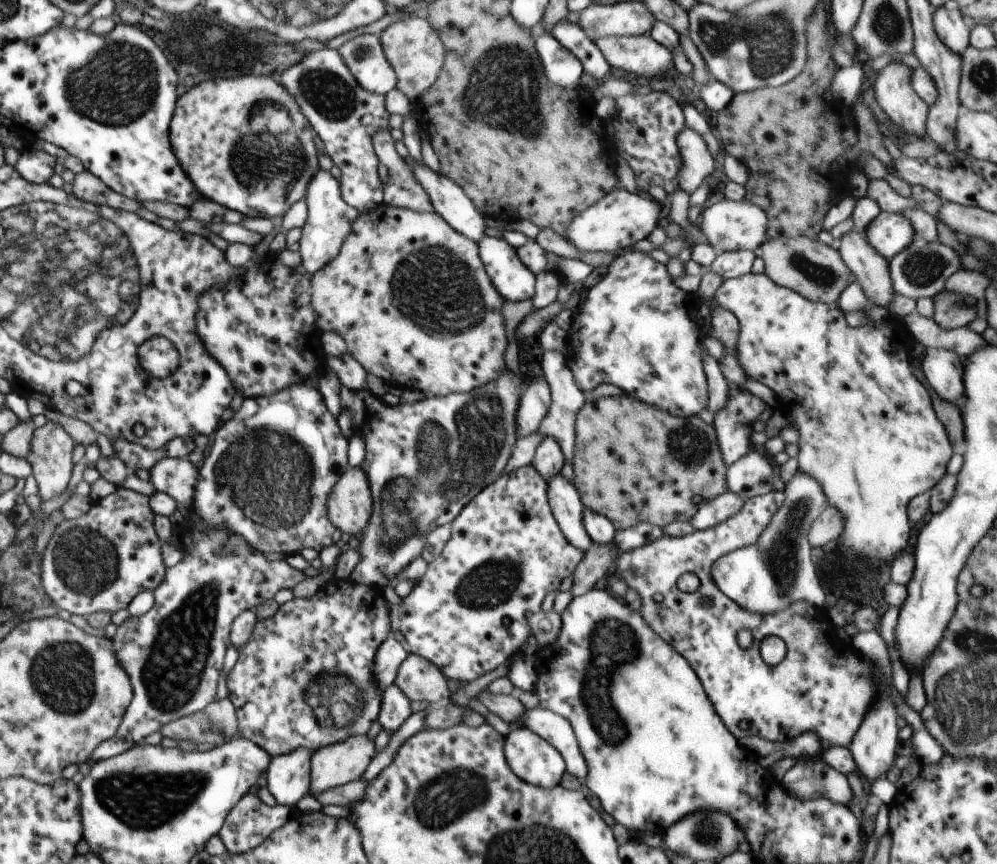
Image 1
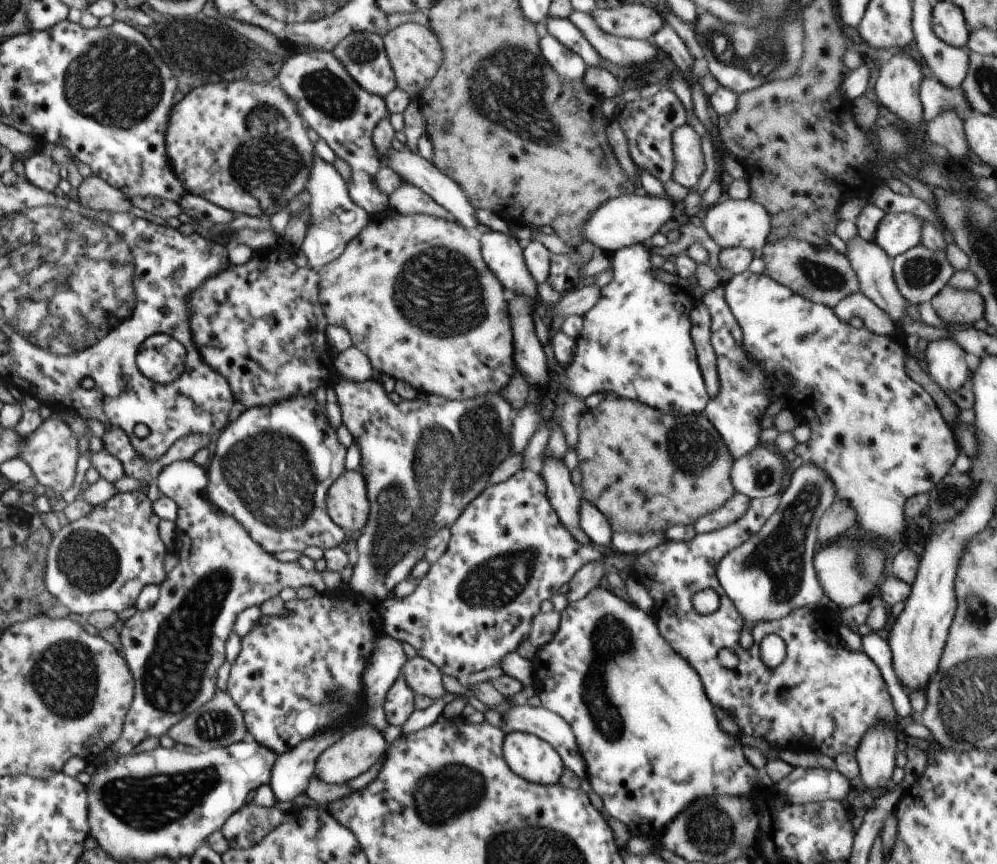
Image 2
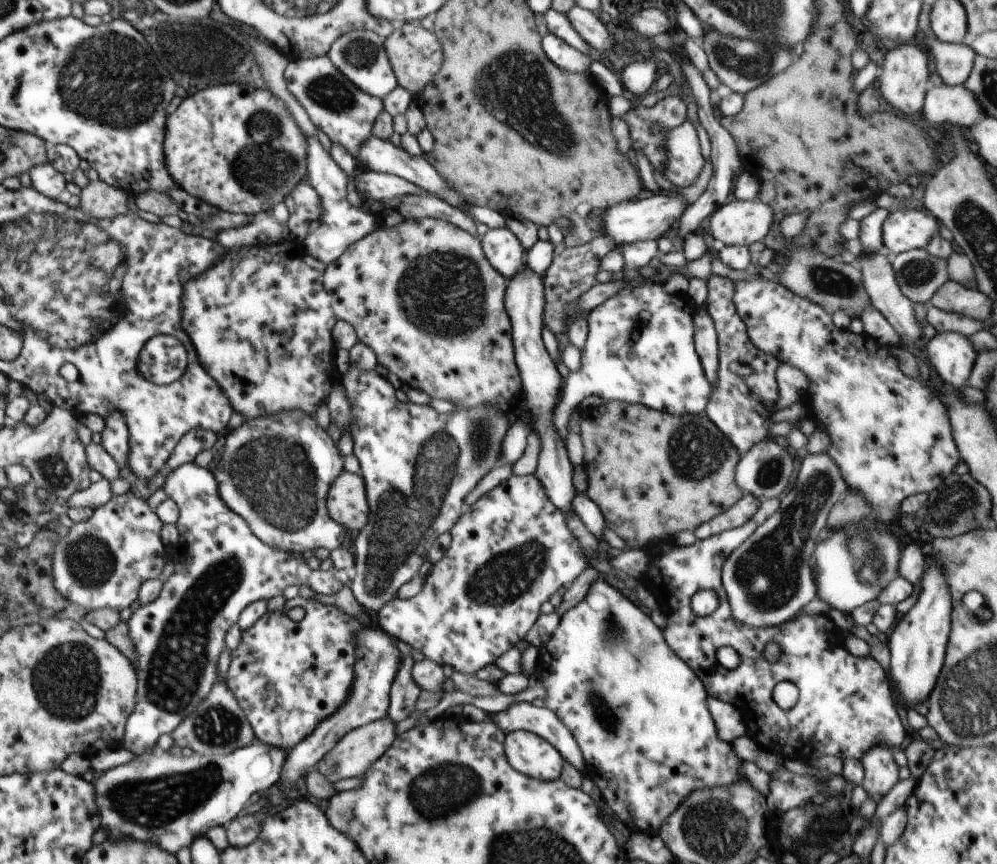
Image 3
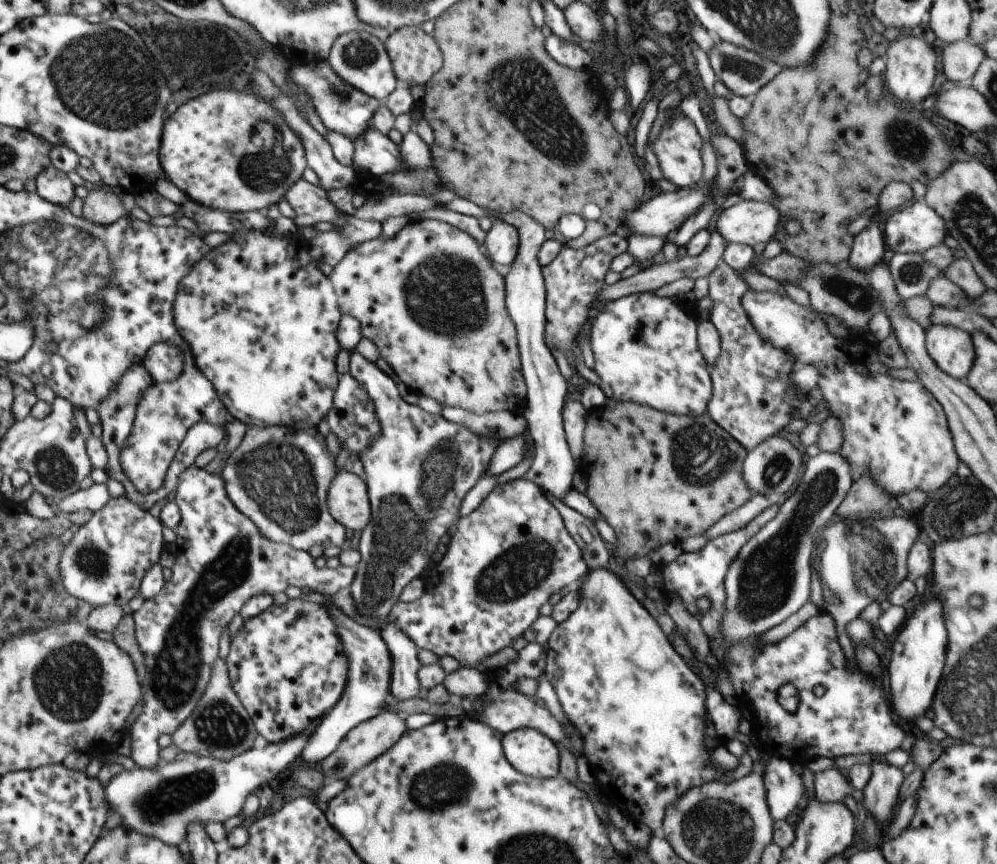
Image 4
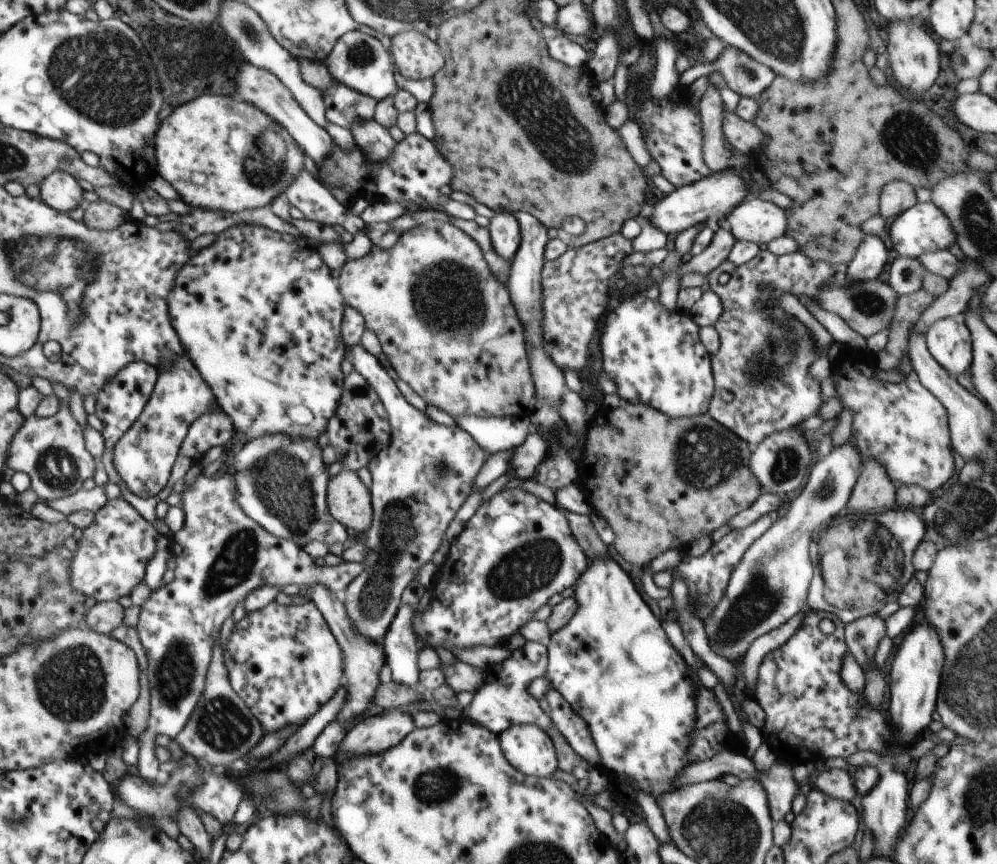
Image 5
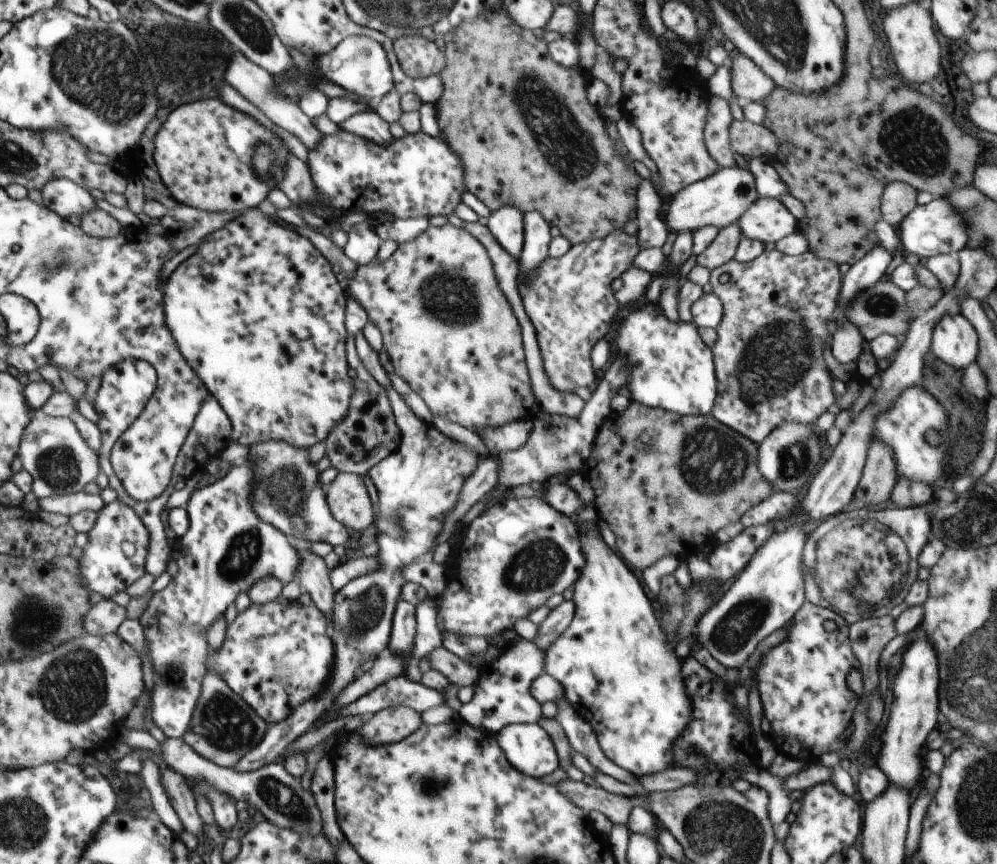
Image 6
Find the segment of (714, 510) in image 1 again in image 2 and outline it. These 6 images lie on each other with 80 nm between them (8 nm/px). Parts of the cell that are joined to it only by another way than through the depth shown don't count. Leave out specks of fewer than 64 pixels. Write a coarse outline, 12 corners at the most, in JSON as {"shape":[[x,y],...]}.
{"shape":[[736,493],[718,510],[701,516],[696,535],[735,523],[751,505]]}

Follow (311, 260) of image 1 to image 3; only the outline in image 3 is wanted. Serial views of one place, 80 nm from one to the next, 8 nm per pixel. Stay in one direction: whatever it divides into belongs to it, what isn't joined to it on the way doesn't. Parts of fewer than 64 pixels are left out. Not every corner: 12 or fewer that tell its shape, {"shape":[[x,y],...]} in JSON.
{"shape":[[307,136],[308,182],[320,195],[322,225],[306,254],[333,264],[380,219],[346,199],[348,175]]}

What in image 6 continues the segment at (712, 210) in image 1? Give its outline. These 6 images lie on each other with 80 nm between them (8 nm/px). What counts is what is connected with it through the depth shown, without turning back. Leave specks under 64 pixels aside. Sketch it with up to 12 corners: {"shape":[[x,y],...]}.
{"shape":[[760,197],[736,223],[744,237],[777,243],[798,230],[780,199]]}

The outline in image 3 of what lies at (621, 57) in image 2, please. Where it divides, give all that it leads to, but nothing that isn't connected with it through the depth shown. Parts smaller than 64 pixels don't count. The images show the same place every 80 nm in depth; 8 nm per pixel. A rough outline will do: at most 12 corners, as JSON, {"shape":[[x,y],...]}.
{"shape":[[574,5],[566,14],[574,30],[602,51],[615,41],[599,14]]}

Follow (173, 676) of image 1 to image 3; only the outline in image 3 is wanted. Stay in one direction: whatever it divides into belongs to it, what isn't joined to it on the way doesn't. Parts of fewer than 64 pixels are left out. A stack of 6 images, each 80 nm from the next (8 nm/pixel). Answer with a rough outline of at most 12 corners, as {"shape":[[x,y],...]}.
{"shape":[[179,466],[173,574],[129,618],[139,704],[124,748],[198,710],[228,629],[288,586],[336,594],[262,542],[211,468]]}

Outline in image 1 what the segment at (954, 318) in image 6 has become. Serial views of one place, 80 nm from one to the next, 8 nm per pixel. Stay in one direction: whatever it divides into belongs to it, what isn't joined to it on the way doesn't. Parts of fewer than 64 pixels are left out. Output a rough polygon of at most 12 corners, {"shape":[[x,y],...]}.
{"shape":[[928,350],[922,372],[941,400],[955,404],[964,361],[952,350]]}

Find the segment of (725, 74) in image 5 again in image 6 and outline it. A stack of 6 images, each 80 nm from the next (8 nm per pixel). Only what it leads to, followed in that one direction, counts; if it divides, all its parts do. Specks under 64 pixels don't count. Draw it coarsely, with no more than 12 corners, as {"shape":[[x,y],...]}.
{"shape":[[747,56],[732,58],[733,93],[763,102],[776,87]]}

